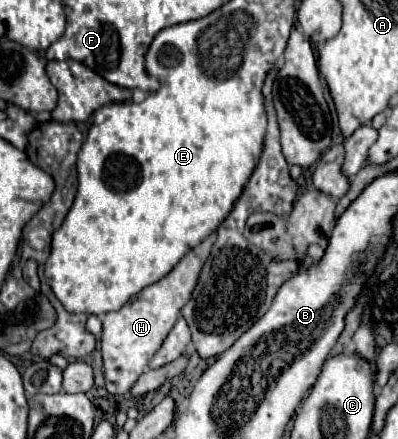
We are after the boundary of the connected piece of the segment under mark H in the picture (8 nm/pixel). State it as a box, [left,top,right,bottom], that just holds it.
[101,249,203,395]

